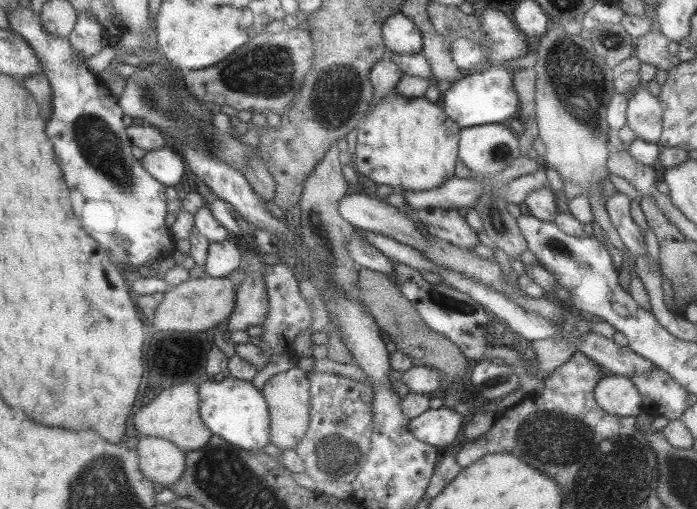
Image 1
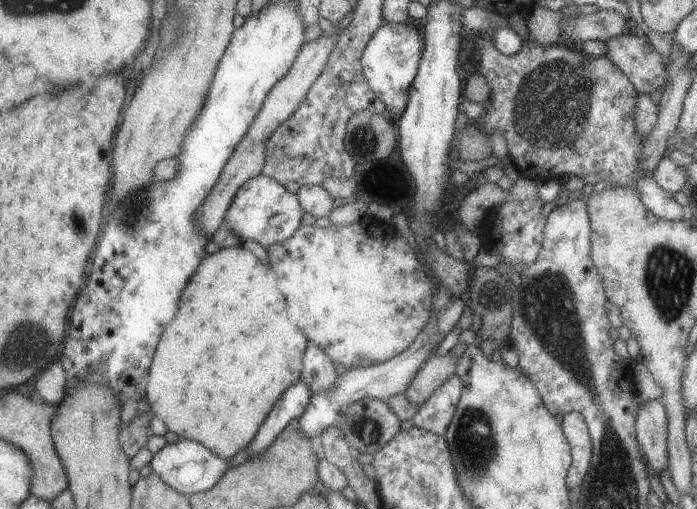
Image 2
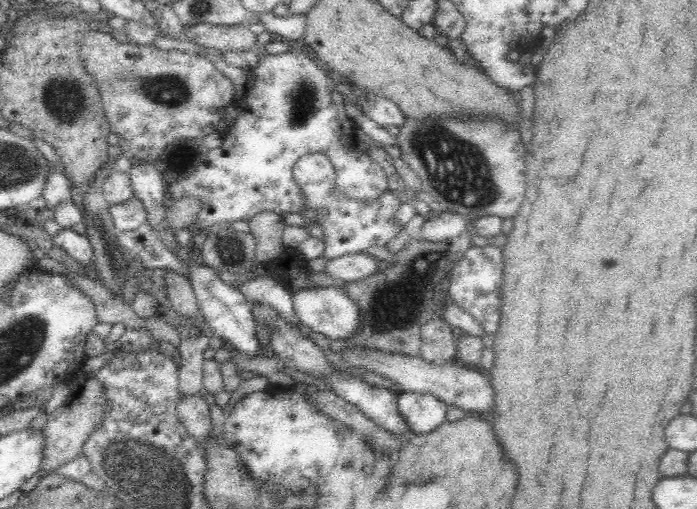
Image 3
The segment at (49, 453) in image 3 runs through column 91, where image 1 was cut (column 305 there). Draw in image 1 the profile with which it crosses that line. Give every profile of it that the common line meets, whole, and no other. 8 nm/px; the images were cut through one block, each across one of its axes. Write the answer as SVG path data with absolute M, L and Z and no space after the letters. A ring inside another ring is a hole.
M295 366L265 382L262 390L270 411L270 442L281 450L292 450L310 424L310 379L308 373Z

